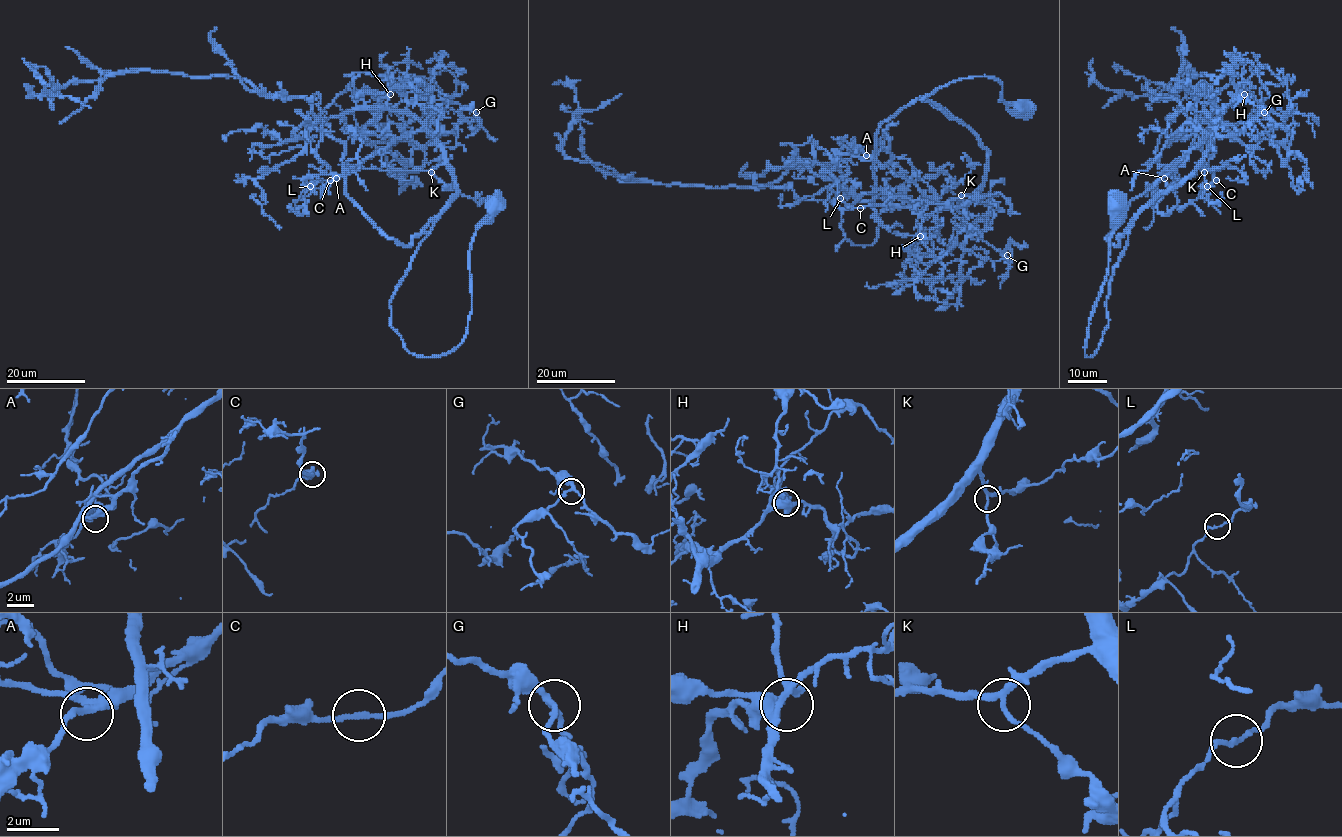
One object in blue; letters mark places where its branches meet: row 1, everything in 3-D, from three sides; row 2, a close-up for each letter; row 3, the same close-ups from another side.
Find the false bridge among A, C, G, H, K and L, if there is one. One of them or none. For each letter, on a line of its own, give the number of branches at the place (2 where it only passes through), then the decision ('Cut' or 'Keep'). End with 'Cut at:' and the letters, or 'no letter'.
A: Branches: 3. Keep
C: Branches: 2. Keep
G: Branches: 3. Keep
H: Branches: 2. Keep
K: Branches: 3. Keep
L: Branches: 2. Keep
Cut at: no letter

